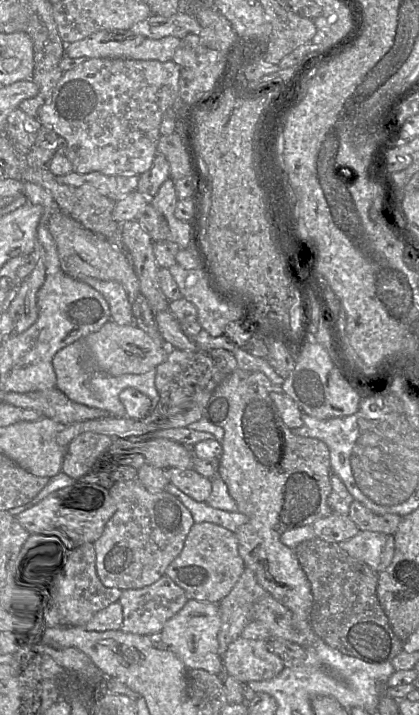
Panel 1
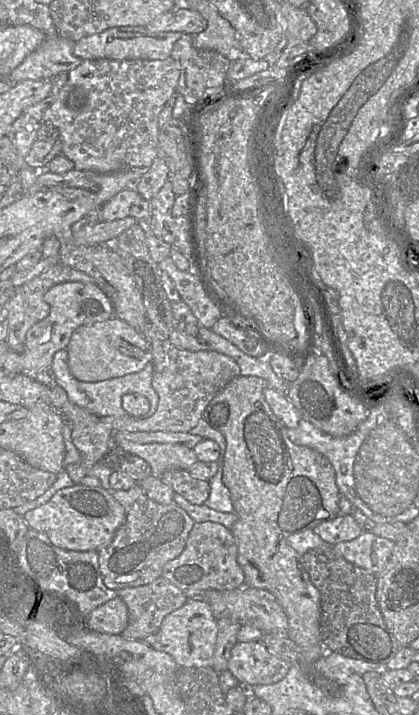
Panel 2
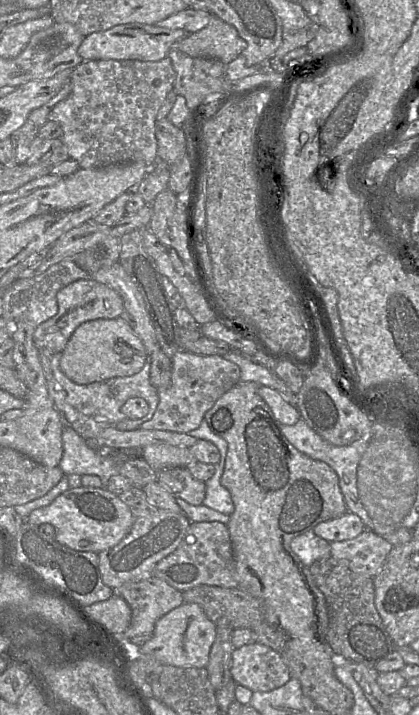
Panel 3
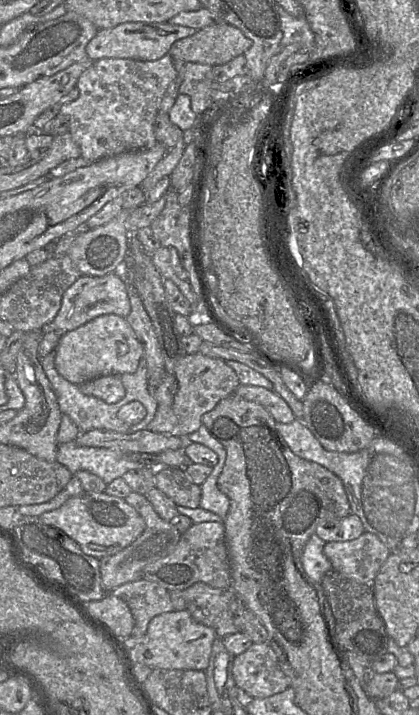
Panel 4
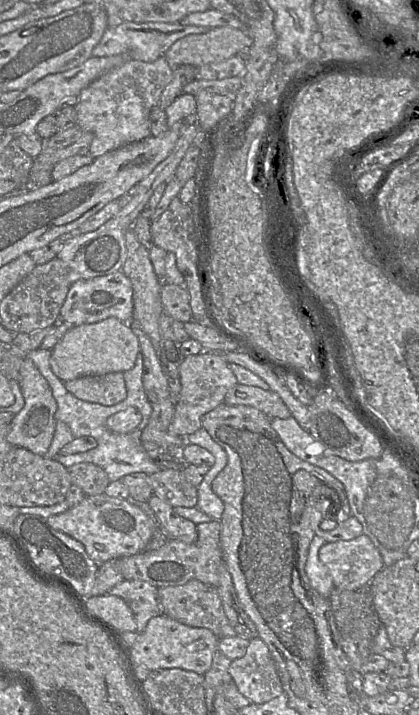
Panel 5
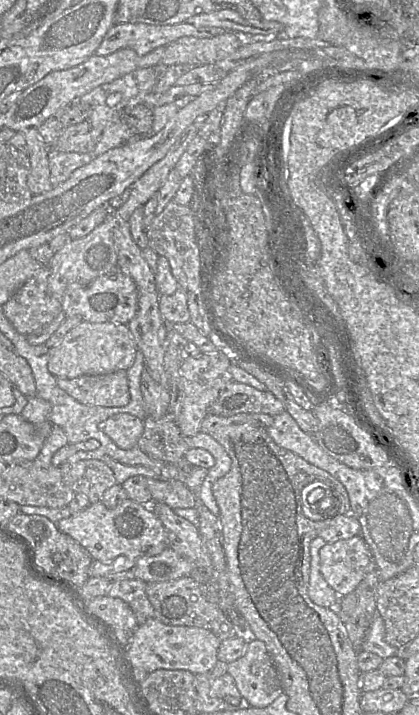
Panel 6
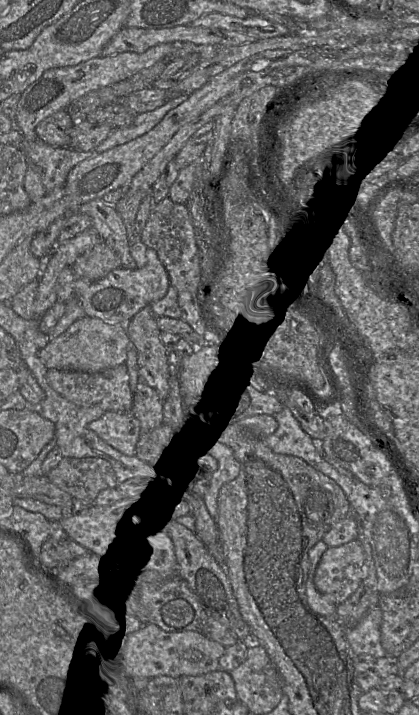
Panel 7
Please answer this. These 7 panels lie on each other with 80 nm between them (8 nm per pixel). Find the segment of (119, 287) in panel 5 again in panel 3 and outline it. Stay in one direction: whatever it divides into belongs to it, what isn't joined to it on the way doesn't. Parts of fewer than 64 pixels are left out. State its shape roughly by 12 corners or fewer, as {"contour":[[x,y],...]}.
{"contour":[[94,279],[57,293],[58,311],[38,325],[38,350],[61,353],[76,328],[115,319],[123,299]]}

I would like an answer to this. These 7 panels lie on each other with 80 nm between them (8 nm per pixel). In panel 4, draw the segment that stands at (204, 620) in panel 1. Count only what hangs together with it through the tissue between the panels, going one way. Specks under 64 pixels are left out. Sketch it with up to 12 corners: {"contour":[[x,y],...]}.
{"contour":[[188,611],[155,616],[131,650],[152,669],[205,671],[217,635]]}

